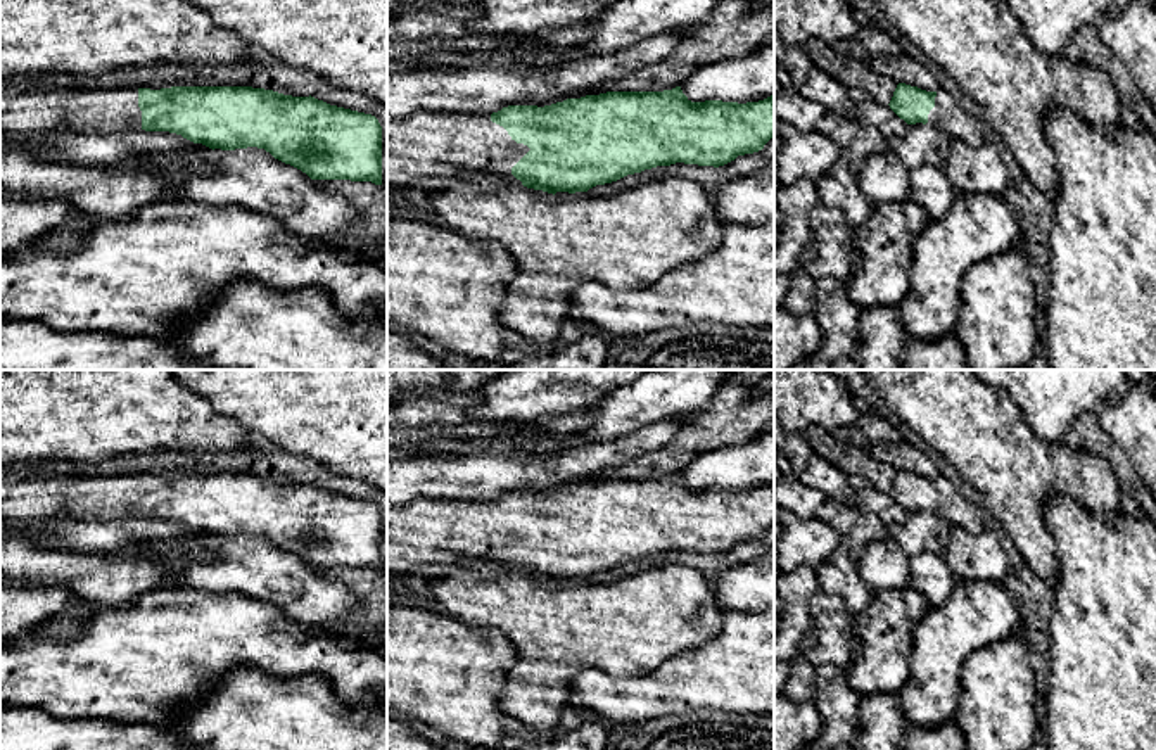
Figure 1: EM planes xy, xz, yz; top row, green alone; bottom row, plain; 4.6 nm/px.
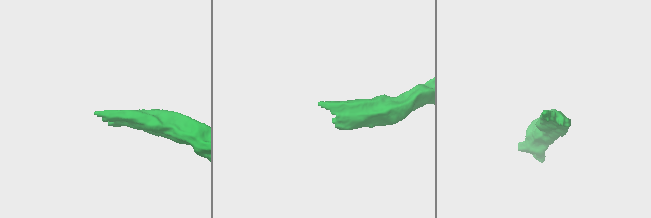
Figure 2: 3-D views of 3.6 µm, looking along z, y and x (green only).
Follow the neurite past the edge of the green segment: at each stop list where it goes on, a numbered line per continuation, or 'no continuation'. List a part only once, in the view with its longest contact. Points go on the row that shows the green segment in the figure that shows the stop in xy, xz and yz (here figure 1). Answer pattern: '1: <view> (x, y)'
1: xz (453, 144)

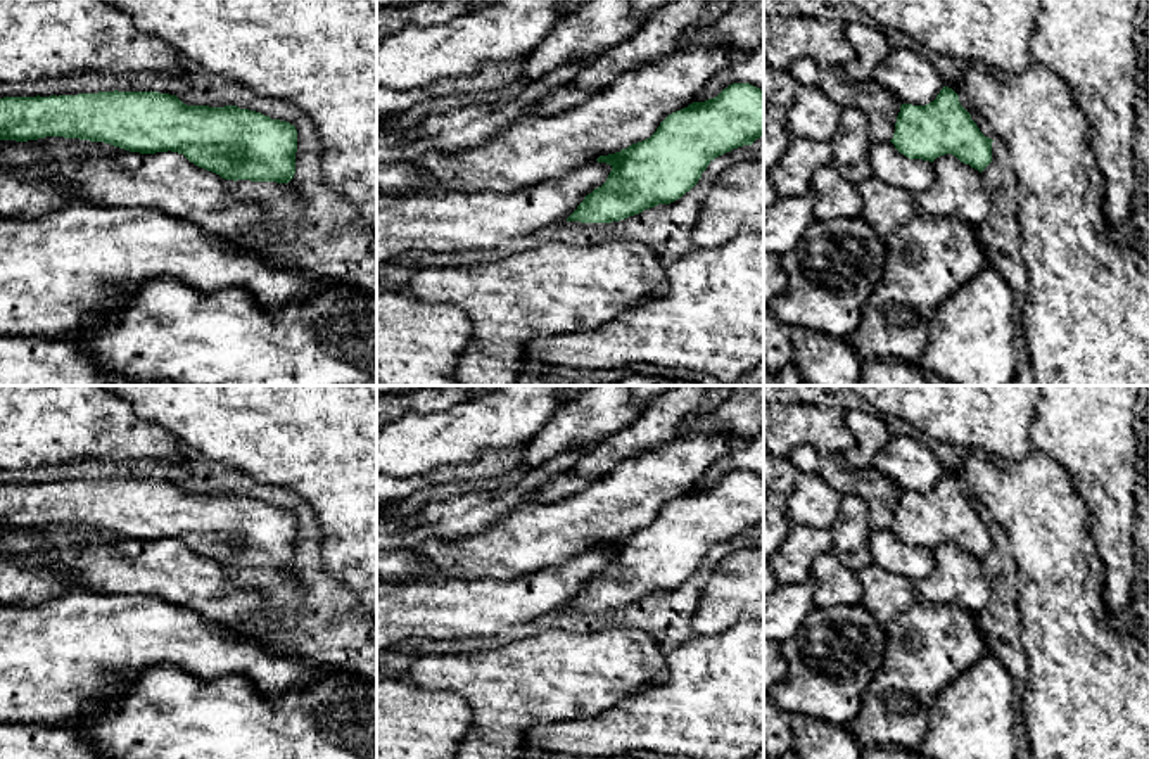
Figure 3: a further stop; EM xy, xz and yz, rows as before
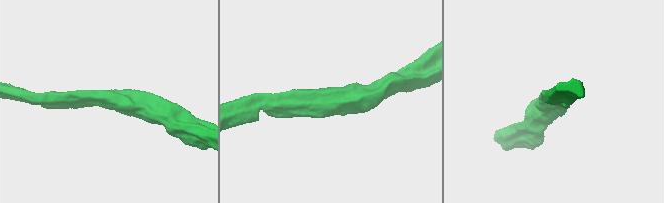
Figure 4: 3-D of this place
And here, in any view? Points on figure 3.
no continuation

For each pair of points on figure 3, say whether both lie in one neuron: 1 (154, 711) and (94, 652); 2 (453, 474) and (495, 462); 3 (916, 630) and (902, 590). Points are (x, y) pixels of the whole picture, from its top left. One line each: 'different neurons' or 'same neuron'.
1: different neurons
2: same neuron
3: different neurons

